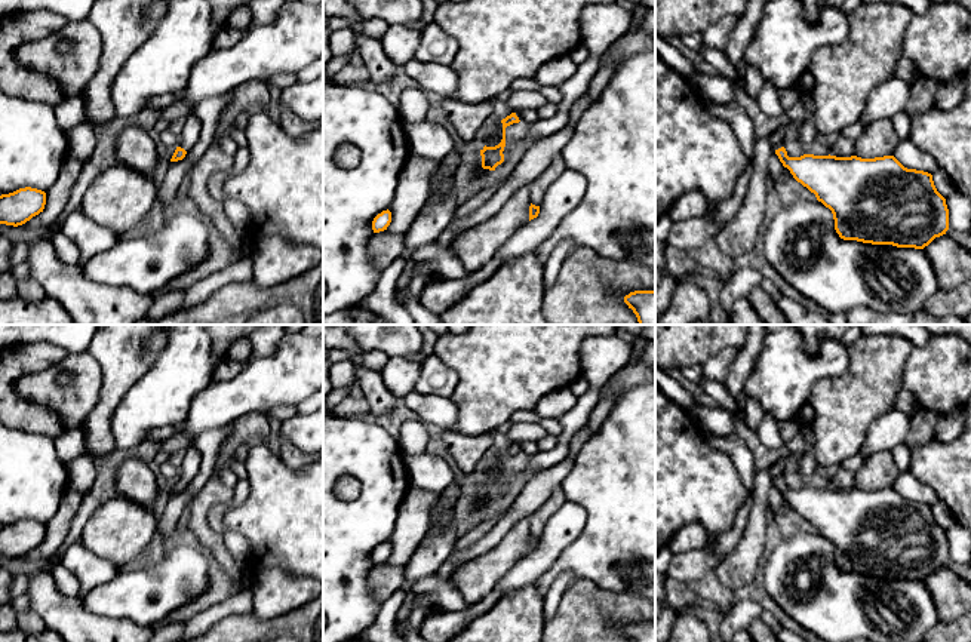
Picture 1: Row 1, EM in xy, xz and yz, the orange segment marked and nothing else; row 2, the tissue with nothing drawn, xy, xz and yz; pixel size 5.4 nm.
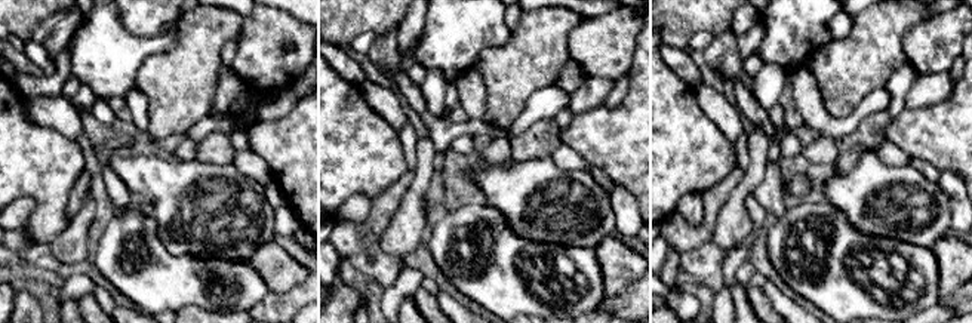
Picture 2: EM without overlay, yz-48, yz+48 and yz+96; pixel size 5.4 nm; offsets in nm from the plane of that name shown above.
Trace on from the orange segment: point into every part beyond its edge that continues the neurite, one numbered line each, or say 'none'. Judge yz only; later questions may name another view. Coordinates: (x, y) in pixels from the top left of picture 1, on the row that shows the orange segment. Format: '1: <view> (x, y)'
1: yz (777, 140)

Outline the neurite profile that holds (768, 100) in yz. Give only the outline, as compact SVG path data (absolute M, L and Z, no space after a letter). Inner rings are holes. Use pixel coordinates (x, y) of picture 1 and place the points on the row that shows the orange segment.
M763 80L762 89L758 96L758 104L768 117L778 119L784 114L780 98L781 92L777 89L777 86L769 80Z

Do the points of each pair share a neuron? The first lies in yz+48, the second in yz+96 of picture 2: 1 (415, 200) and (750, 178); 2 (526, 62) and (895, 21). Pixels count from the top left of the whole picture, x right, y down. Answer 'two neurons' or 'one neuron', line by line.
1: one neuron
2: one neuron

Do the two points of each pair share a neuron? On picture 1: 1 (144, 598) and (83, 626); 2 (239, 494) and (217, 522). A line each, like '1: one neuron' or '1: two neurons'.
1: two neurons
2: one neuron

